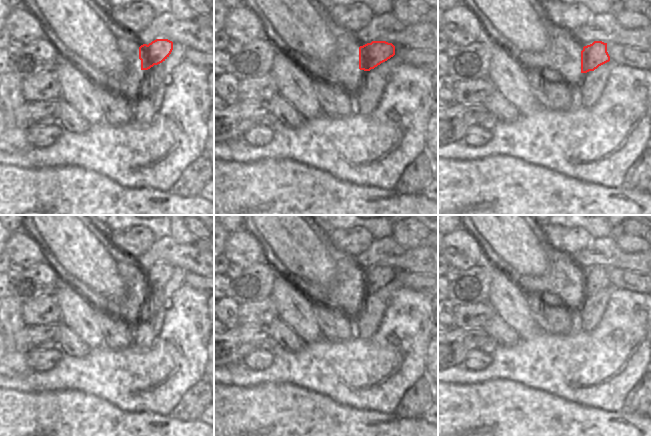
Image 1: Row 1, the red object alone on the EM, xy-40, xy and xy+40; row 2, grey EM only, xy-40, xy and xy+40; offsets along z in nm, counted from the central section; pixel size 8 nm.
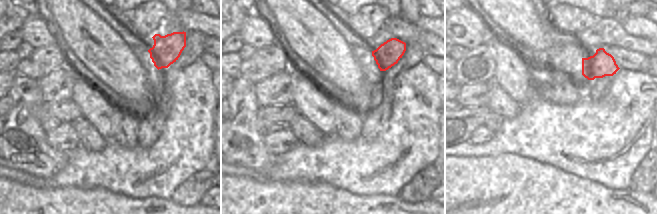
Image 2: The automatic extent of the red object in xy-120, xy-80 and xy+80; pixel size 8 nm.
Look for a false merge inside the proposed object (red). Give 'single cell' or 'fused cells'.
single cell

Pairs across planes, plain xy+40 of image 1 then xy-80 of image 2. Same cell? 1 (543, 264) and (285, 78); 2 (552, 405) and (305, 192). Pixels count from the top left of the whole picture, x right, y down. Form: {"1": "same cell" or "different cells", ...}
{"1": "different cells", "2": "same cell"}

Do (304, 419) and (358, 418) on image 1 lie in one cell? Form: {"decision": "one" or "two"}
{"decision": "one"}

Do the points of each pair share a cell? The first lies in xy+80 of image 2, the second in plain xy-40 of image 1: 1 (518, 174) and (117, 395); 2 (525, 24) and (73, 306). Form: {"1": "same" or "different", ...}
{"1": "different", "2": "same"}

